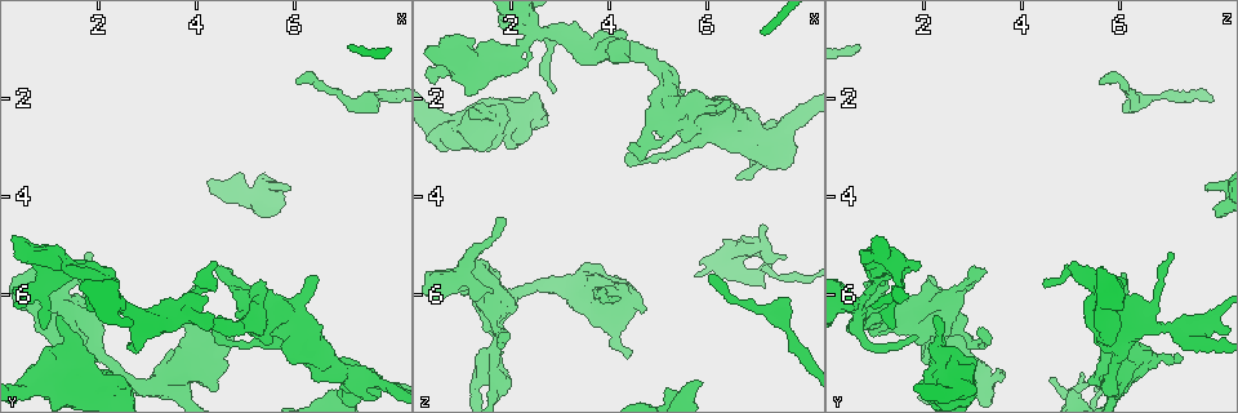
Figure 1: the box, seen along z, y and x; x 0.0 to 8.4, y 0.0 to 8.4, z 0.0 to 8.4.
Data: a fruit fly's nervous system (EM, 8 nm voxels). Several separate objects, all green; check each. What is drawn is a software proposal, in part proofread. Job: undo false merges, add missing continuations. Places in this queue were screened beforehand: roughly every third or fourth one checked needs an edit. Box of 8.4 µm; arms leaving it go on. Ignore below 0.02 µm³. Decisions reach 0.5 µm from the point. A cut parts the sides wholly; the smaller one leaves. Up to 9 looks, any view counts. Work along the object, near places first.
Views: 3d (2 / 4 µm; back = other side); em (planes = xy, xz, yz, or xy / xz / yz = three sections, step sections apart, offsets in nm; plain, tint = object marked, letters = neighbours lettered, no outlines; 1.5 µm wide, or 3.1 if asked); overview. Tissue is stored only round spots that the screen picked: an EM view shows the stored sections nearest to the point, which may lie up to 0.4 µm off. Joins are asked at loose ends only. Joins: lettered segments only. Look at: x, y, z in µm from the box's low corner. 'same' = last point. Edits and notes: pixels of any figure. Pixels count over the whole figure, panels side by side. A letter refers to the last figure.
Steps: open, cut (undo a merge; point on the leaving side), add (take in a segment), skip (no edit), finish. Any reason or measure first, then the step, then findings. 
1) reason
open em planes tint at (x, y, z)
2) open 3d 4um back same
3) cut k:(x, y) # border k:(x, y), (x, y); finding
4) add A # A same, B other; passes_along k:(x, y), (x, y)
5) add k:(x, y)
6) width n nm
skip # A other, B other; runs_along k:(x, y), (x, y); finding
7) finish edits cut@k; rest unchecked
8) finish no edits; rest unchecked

branch stops here
open em yz step 4 letters at (1.45, 5.40, 0.80)

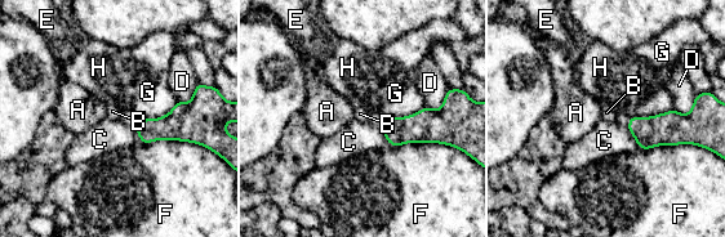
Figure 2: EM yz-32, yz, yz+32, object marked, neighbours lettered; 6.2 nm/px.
skip # A other, B other, C other, D other, E other, F other, G other, H other; border 2:(672, 107), (650, 116), (631, 116); no lettered segment goes on from it

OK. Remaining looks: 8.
thin end
open 3d 4um at (4.45, 6.80, 3.05)

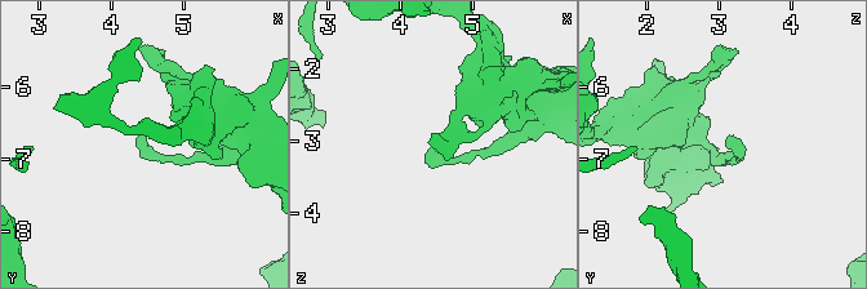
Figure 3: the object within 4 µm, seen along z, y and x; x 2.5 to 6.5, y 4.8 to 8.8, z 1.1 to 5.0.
now the EM
open em planes plain at (4.50, 6.75, 3.15)

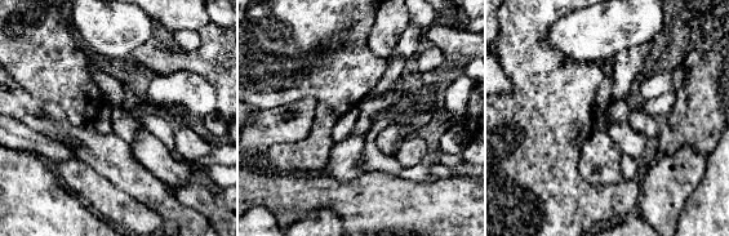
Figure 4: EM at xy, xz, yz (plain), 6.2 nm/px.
open em planes letters same

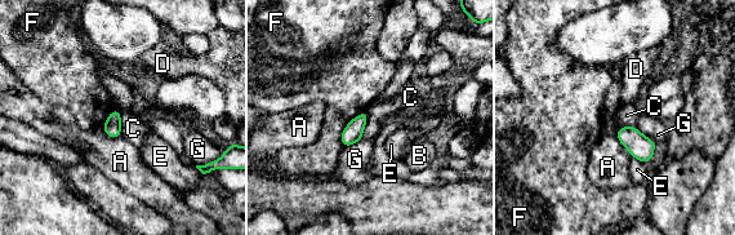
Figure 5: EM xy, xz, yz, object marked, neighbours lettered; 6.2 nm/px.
width 110 nm
skip # A other, B other, C other, D other, E other, F other, G other; border 5:(366, 110), (368, 119), (361, 138); none of them fits

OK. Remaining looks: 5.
branch stops here
open 3d 2um at (1.60, 5.75, 6.00)

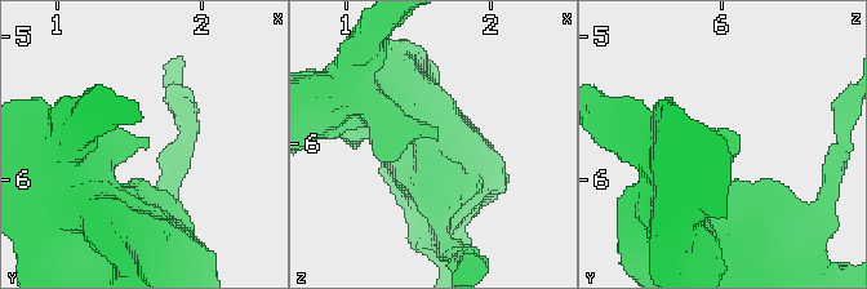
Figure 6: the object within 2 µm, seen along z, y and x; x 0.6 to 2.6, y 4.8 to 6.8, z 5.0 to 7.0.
need the tissue
open em xy step 8 letters at (1.62, 5.74, 5.96)

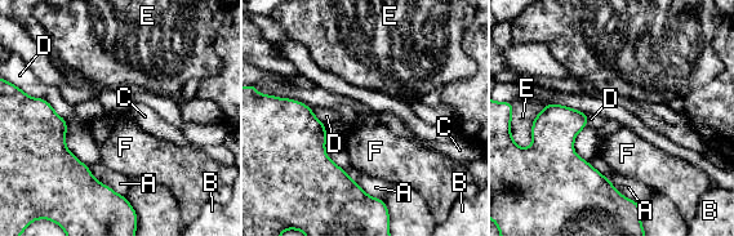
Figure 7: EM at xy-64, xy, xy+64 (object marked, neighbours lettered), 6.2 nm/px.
skip # A other, B other, C other, D other, E other, F other; border 7:(546, 105), (533, 120), (530, 142); none of them fits

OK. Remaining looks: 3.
branch stops here
open em planes letters at (1.95, 6.80, 7.85)

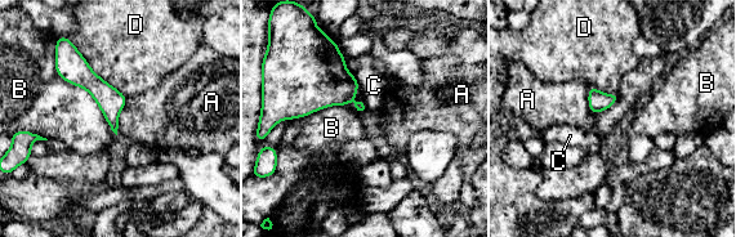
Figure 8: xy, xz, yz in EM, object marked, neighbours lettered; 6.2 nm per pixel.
skip # A other, B other, C other, D other; no lettered segment goes on from it

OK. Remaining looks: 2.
finish no edits; rest unchecked

